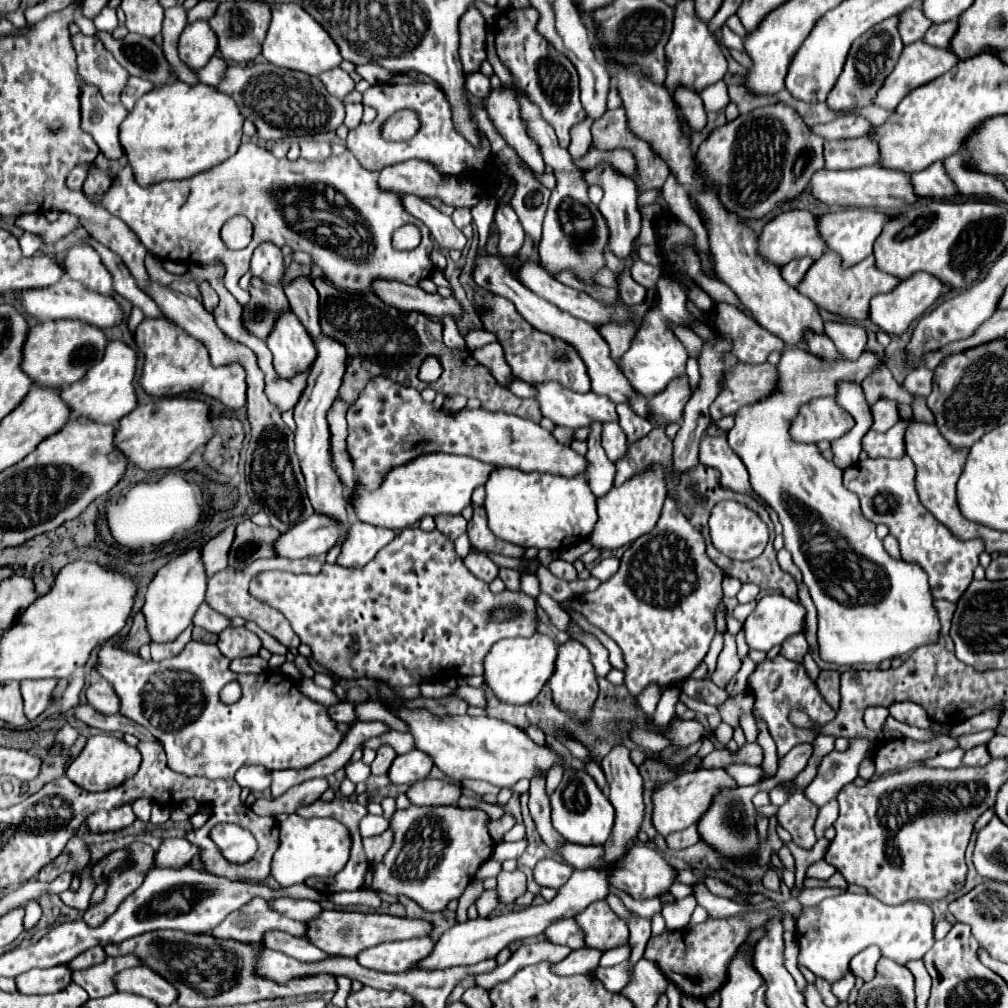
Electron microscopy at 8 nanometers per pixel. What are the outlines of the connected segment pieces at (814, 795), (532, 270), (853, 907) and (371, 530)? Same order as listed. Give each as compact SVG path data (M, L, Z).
M849 739L849 747L843 753L829 753L823 757L817 777L811 781L809 787L805 787L805 797L815 805L823 807L831 799L837 797L837 791L841 791L843 785L851 783L857 777L859 763L867 757L873 743L869 739Z
M525 261L519 267L519 281L527 289L531 289L535 295L539 295L539 297L547 299L549 303L553 303L555 307L559 307L561 311L567 311L573 317L583 319L595 327L605 325L609 321L623 323L627 317L631 317L631 313L625 307L607 309L607 307L599 305L597 301L593 301L587 293L563 285L561 281L551 277L541 265L537 265L533 261Z
M843 893L839 897L827 897L815 907L802 908L797 920L797 941L801 947L799 965L807 967L815 977L821 977L833 985L847 973L851 957L869 945L877 945L883 957L889 957L899 965L923 959L923 955L935 943L933 911L929 905L919 901L907 901L903 905L891 907L873 895Z
M355 521L347 529L347 539L341 547L337 563L343 567L363 567L377 555L379 549L391 543L393 537L395 531Z

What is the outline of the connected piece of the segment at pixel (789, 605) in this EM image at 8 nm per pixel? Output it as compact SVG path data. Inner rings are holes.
M771 593L759 599L755 611L745 619L743 633L749 649L769 651L781 645L785 637L803 629L805 609L781 593Z

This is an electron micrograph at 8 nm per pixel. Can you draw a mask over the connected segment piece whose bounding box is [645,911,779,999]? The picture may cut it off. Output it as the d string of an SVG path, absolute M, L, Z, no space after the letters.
M763 911L763 913L743 913L729 919L707 919L695 929L681 931L665 931L661 937L651 937L645 949L645 959L655 961L665 977L673 981L681 993L693 995L697 999L709 997L713 991L721 989L727 979L727 963L737 951L737 947L747 939L749 929L761 927L761 919L765 915L777 915L779 911Z

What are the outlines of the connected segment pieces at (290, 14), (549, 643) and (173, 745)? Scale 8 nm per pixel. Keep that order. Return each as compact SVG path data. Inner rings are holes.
M277 3L271 7L273 19L263 43L263 57L279 67L305 71L307 75L319 75L323 71L341 65L343 57L331 35L297 3Z
M535 633L529 639L523 639L523 637L501 639L491 647L491 651L483 659L485 685L503 703L509 703L509 705L531 703L543 689L545 681L551 677L555 667L555 657L557 657L557 645L547 635Z
M189 641L179 655L163 661L145 661L139 653L107 645L99 651L99 673L113 685L115 693L119 695L121 715L127 715L135 723L143 725L155 739L159 739L167 753L169 767L185 775L231 779L243 765L263 765L269 771L303 769L337 749L345 737L345 733L337 729L337 721L329 717L327 707L305 697L291 679L285 679L285 675L277 673L275 689L275 673L271 671L265 671L261 675L233 673L229 669L227 657L221 655L217 645ZM231 679L241 685L243 695L237 703L225 705L219 699L219 691Z

